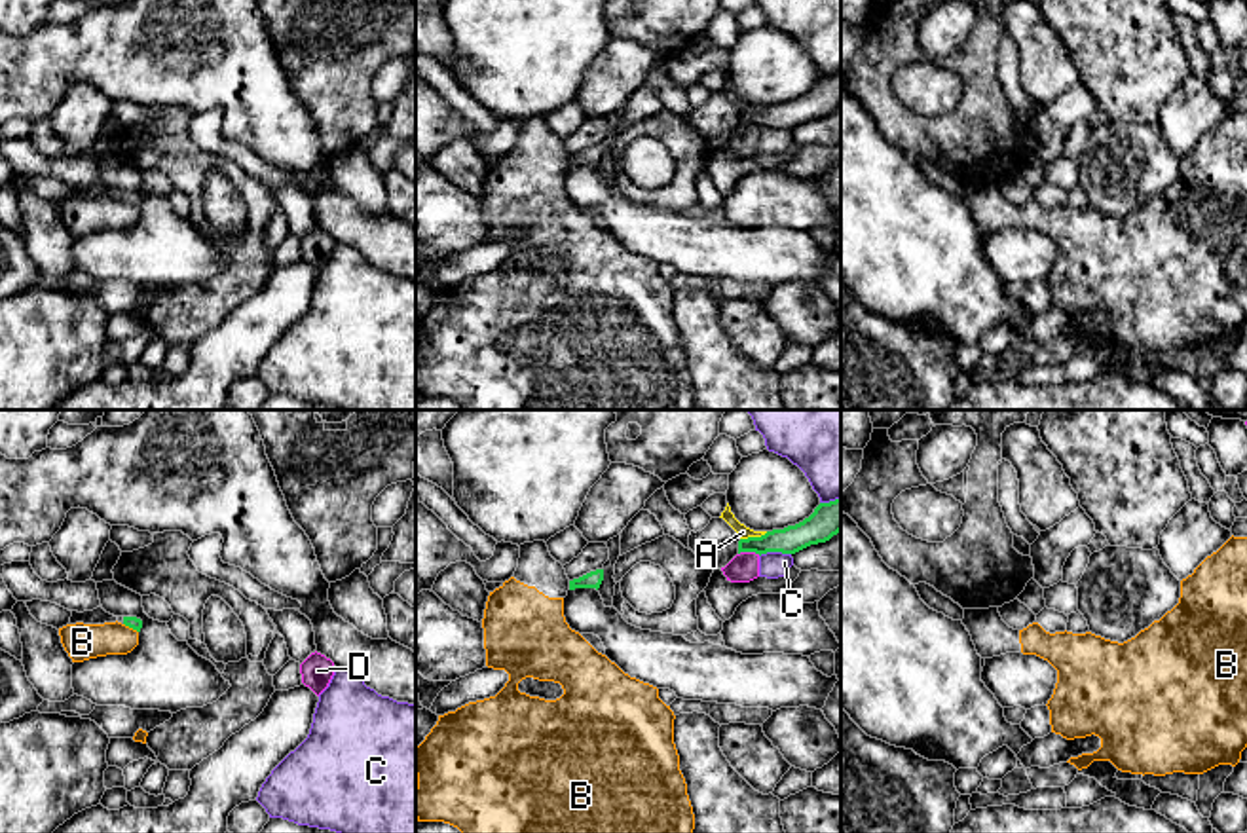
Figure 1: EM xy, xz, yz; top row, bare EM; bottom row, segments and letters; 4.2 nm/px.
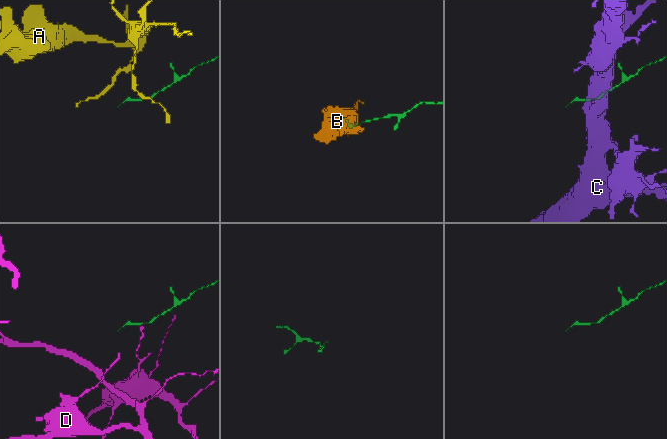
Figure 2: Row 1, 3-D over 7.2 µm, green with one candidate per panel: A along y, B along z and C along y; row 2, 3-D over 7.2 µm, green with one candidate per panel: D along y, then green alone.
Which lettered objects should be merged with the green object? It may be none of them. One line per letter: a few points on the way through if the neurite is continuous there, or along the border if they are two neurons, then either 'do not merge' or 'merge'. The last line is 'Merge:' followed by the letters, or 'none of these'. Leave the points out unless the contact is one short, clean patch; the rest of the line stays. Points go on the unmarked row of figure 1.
A: border xz (767, 107), (741, 114); do not merge
B: border xy (124, 198), (137, 207); do not merge
C: do not merge
D: do not merge
Merge: none of these

